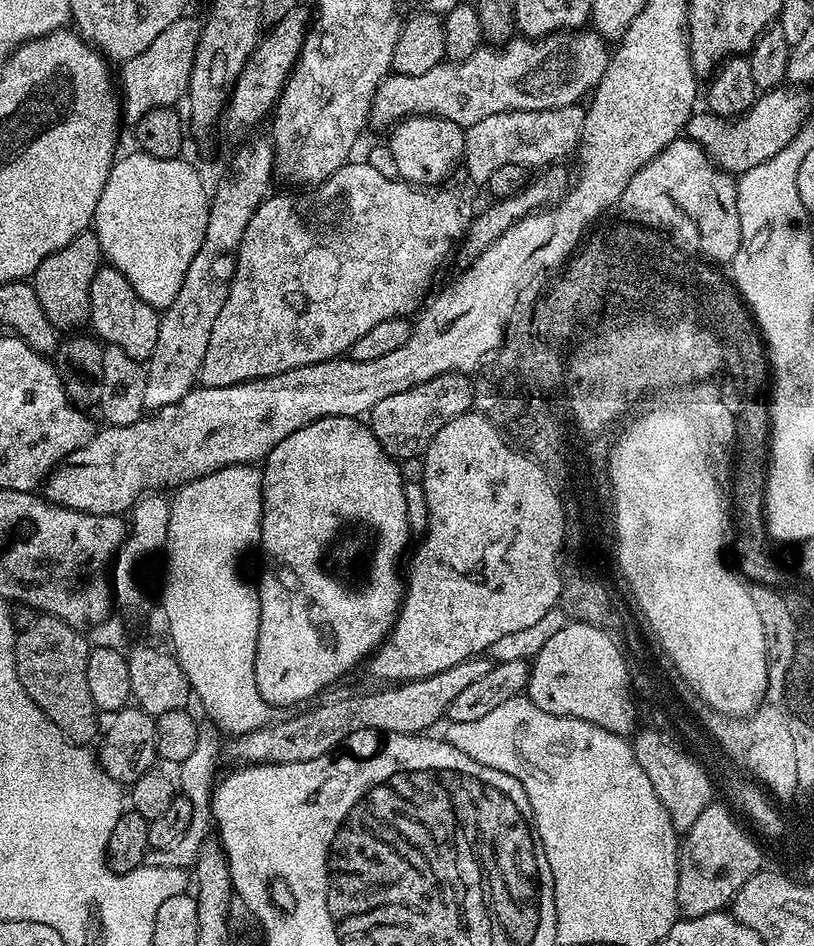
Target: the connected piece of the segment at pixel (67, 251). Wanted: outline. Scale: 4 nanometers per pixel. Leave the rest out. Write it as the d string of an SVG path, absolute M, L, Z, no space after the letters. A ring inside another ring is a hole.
M89 230L78 234L74 242L62 246L50 258L38 266L38 270L32 273L30 283L38 294L38 302L42 302L42 310L46 312L46 318L57 330L76 330L80 323L89 319L90 310L90 286L94 282L94 274L102 266L102 253L100 243L95 231Z

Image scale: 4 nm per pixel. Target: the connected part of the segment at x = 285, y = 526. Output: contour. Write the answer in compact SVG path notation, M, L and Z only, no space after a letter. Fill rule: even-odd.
M327 416L310 426L302 426L302 430L294 430L290 438L282 438L270 450L270 454L262 461L264 477L264 517L260 523L258 548L264 553L260 556L260 626L258 632L258 650L256 651L256 669L254 678L258 682L258 694L273 709L288 708L291 704L300 704L311 696L319 694L323 688L340 680L356 663L367 661L368 657L380 647L380 643L388 637L392 623L400 612L400 602L404 599L402 568L399 568L400 555L410 541L408 518L406 516L406 494L404 493L405 473L400 473L401 465L384 453L383 446L374 438L371 427L355 416Z

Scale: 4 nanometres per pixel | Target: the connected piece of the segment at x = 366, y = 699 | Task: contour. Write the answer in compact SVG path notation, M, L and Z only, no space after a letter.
M487 655L471 656L466 662L458 662L458 666L450 666L450 670L442 670L442 674L430 674L430 678L421 680L406 680L395 686L384 686L381 692L372 692L369 696L344 696L341 700L332 700L329 704L320 704L309 712L300 712L289 720L277 719L268 727L253 732L250 736L233 736L223 745L222 756L225 761L233 760L236 766L249 764L289 764L290 762L310 762L310 758L322 758L335 753L343 740L348 740L359 728L368 732L384 732L383 734L406 734L414 736L428 730L431 724L436 724L447 717L450 702L462 694L473 682L478 682L486 674L490 674L493 661Z

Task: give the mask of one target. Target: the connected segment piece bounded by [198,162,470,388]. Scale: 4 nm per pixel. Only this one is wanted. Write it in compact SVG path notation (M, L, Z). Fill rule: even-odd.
M349 162L343 164L341 168L330 177L330 179L324 181L319 185L318 192L320 196L328 204L340 204L340 228L336 224L329 226L325 232L319 232L316 228L311 228L298 213L292 212L292 200L288 196L276 196L277 194L269 195L267 200L263 200L258 206L258 210L254 210L254 218L250 218L250 222L246 226L246 234L242 234L242 242L240 248L236 251L236 269L232 275L232 285L228 288L228 297L226 298L226 306L222 306L222 310L218 314L218 318L214 318L214 326L212 327L212 333L210 334L210 342L206 346L206 358L202 358L202 366L200 367L200 375L198 377L199 383L205 388L225 388L226 386L234 386L235 384L241 384L247 380L261 380L267 376L277 376L282 374L286 370L294 370L295 368L301 368L302 366L310 366L311 364L317 364L323 360L334 360L343 357L354 346L354 342L358 342L358 338L362 338L362 334L367 334L374 326L378 326L378 322L386 322L390 318L399 316L401 318L407 317L409 314L415 313L417 309L421 307L422 301L425 299L424 291L428 288L428 283L436 276L436 271L444 264L444 259L447 258L451 252L463 241L465 232L468 231L470 223L470 211L468 212L468 204L464 201L464 196L456 188L444 188L448 186L417 186L409 184L407 180L391 180L386 178L383 174L378 174L378 170L374 170L374 166L370 166L366 162Z

